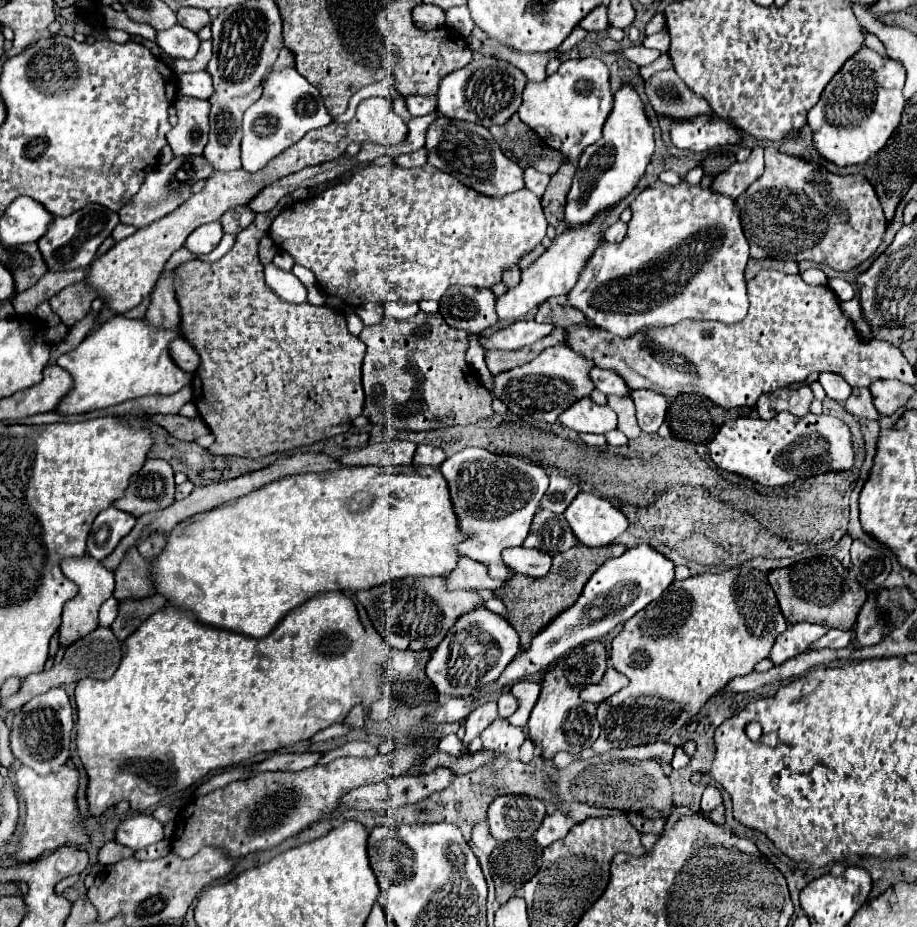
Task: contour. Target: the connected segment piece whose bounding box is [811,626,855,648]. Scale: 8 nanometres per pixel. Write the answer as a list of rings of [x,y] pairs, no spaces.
[[[855,626],[849,628],[849,630],[829,630],[811,648],[823,648],[823,646],[829,646],[829,648],[845,648],[845,646],[849,646],[849,642],[853,644],[853,632],[855,632]]]

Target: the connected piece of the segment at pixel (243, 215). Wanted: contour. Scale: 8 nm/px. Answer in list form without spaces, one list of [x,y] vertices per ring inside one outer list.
[[[237,206],[237,208],[227,210],[221,216],[221,224],[225,232],[239,234],[243,228],[247,228],[253,222],[253,218],[255,218],[255,212],[251,212],[247,206]]]

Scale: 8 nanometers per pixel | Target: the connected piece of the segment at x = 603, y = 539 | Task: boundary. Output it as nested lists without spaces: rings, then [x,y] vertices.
[[[579,492],[563,516],[577,542],[585,546],[607,546],[629,526],[623,512],[591,492]]]

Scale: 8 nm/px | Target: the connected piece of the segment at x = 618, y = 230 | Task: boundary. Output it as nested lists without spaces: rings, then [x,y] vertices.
[[[621,220],[615,222],[613,226],[609,226],[605,230],[605,242],[611,242],[611,244],[617,244],[625,238],[625,232],[627,232],[627,224],[623,224]]]

